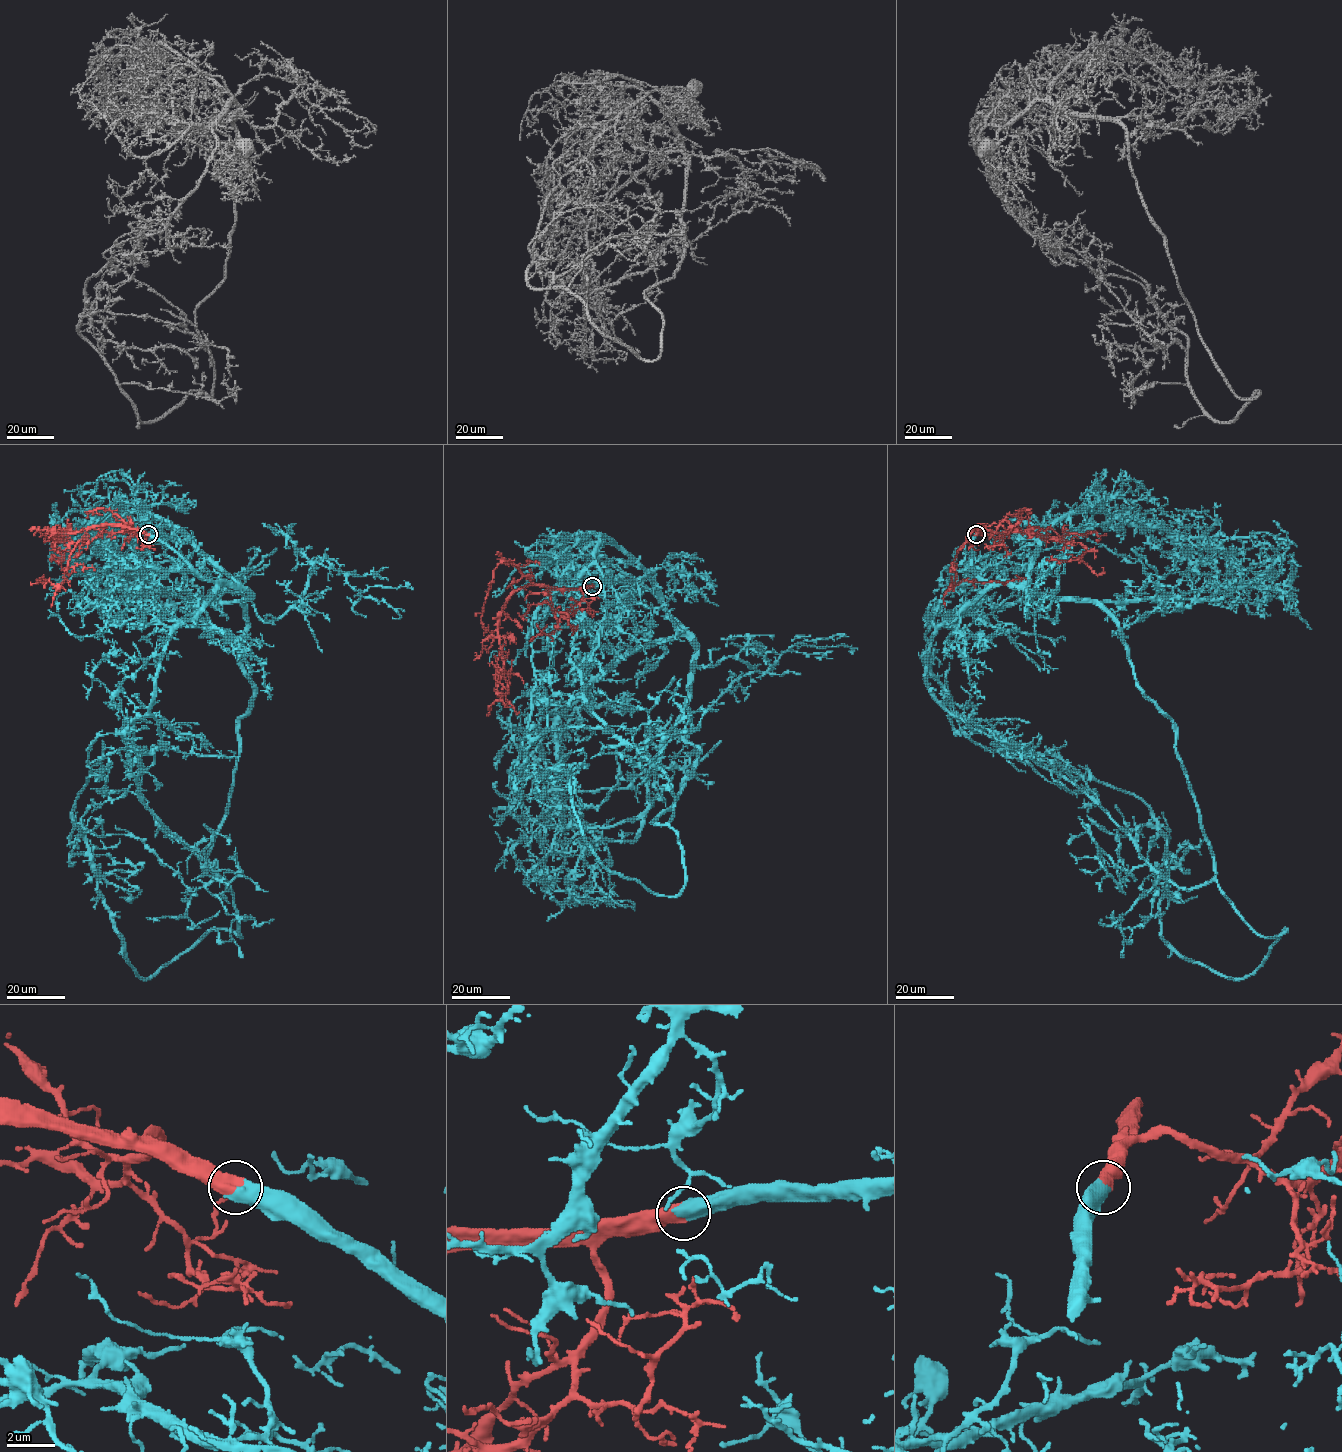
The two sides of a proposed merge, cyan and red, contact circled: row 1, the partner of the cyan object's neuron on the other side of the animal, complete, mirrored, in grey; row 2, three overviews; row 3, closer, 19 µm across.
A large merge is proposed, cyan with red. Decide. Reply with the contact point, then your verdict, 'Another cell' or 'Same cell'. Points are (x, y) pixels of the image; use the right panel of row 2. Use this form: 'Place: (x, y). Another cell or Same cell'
Place: (976, 534). Same cell

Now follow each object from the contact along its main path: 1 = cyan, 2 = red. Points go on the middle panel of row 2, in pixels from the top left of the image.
1: (592, 585), (660, 599), (601, 536), (533, 617), (517, 760), (562, 769), (589, 844)
2: (592, 585), (529, 585), (515, 591), (498, 624), (504, 673), (496, 692), (502, 695), (508, 686), (494, 656)

